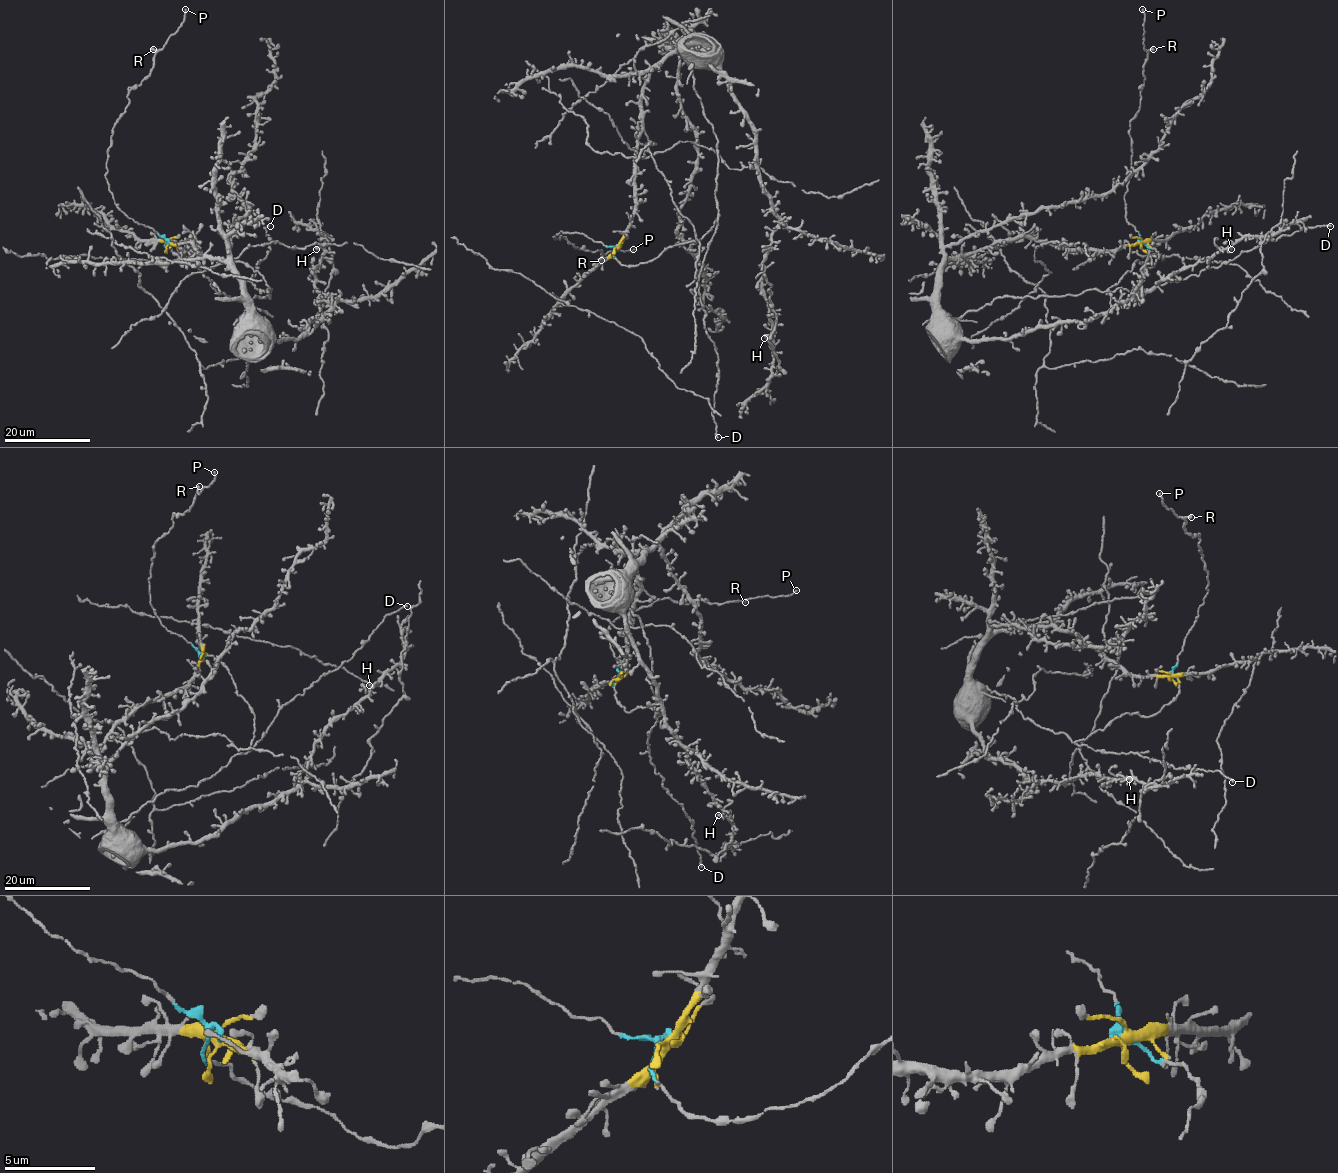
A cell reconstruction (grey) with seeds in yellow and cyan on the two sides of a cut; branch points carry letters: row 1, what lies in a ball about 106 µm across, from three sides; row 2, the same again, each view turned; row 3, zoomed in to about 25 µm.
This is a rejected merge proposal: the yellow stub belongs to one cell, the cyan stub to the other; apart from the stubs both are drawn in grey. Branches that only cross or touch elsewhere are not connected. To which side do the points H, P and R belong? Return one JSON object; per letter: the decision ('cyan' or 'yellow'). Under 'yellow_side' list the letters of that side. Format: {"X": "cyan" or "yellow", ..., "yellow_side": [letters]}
{"H": "yellow", "P": "cyan", "R": "cyan", "yellow_side": ["H"]}

